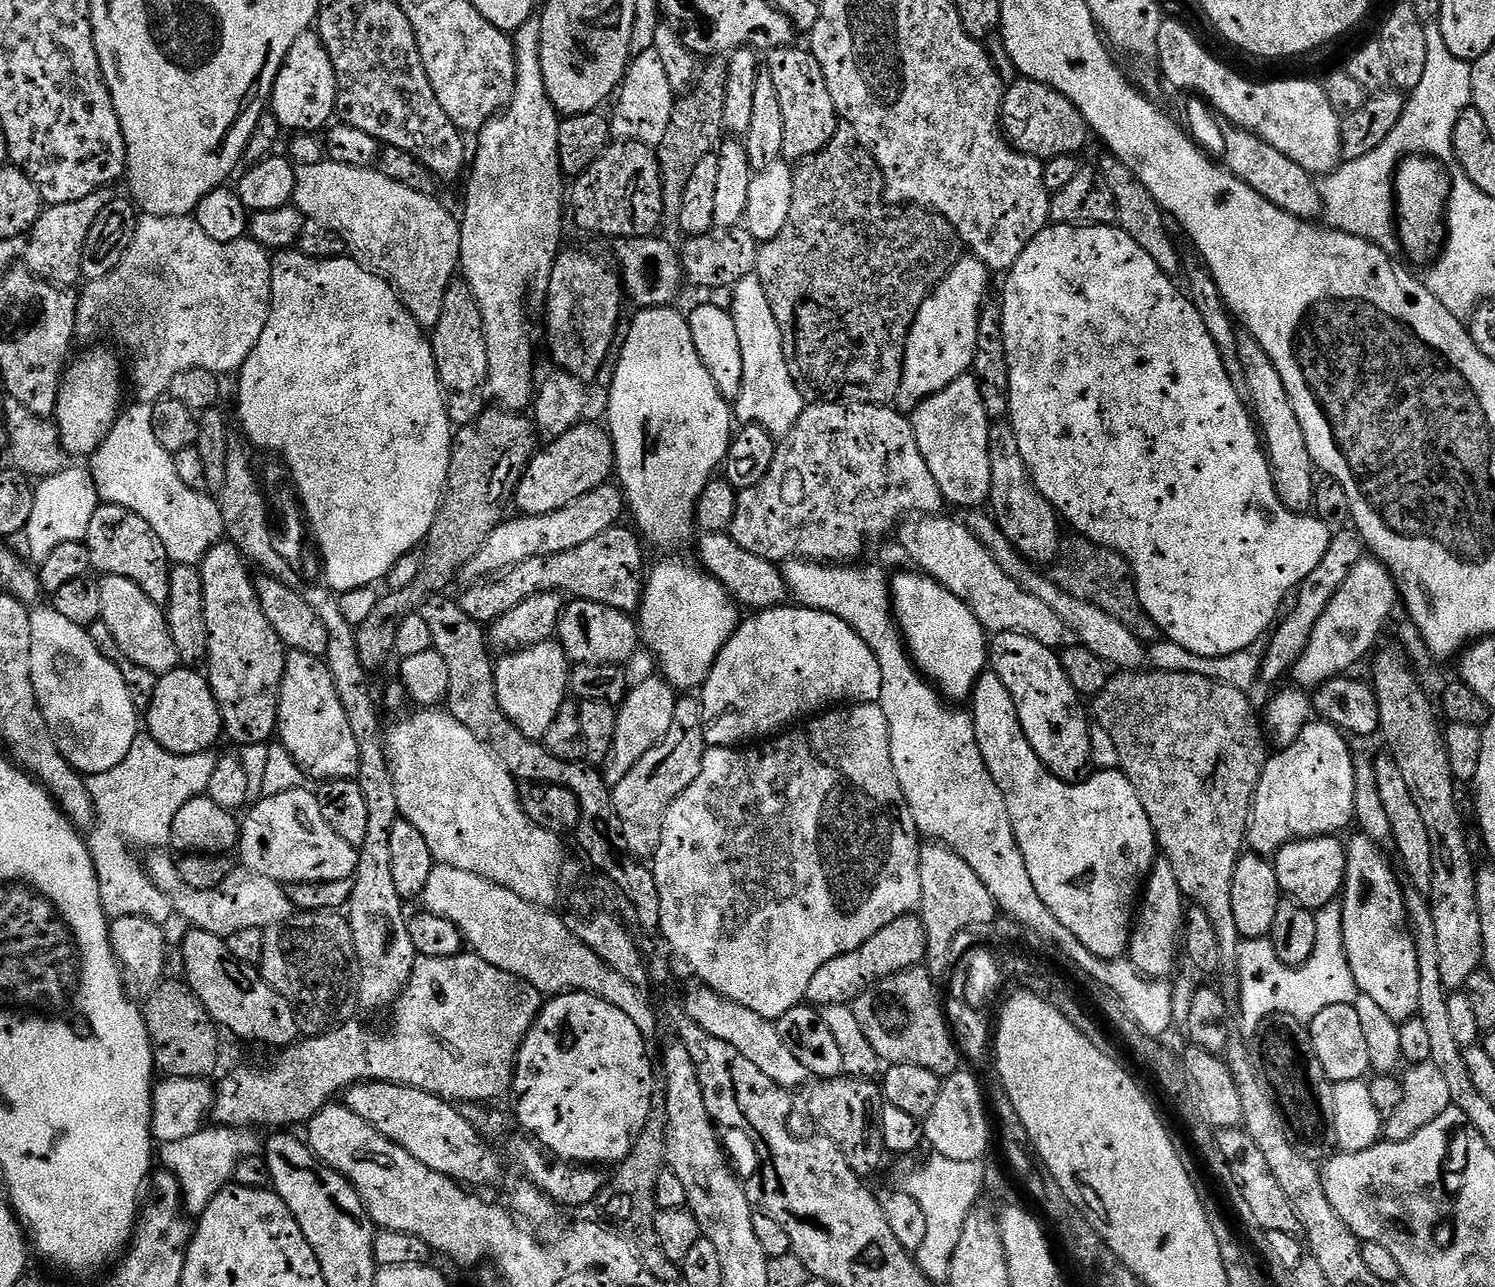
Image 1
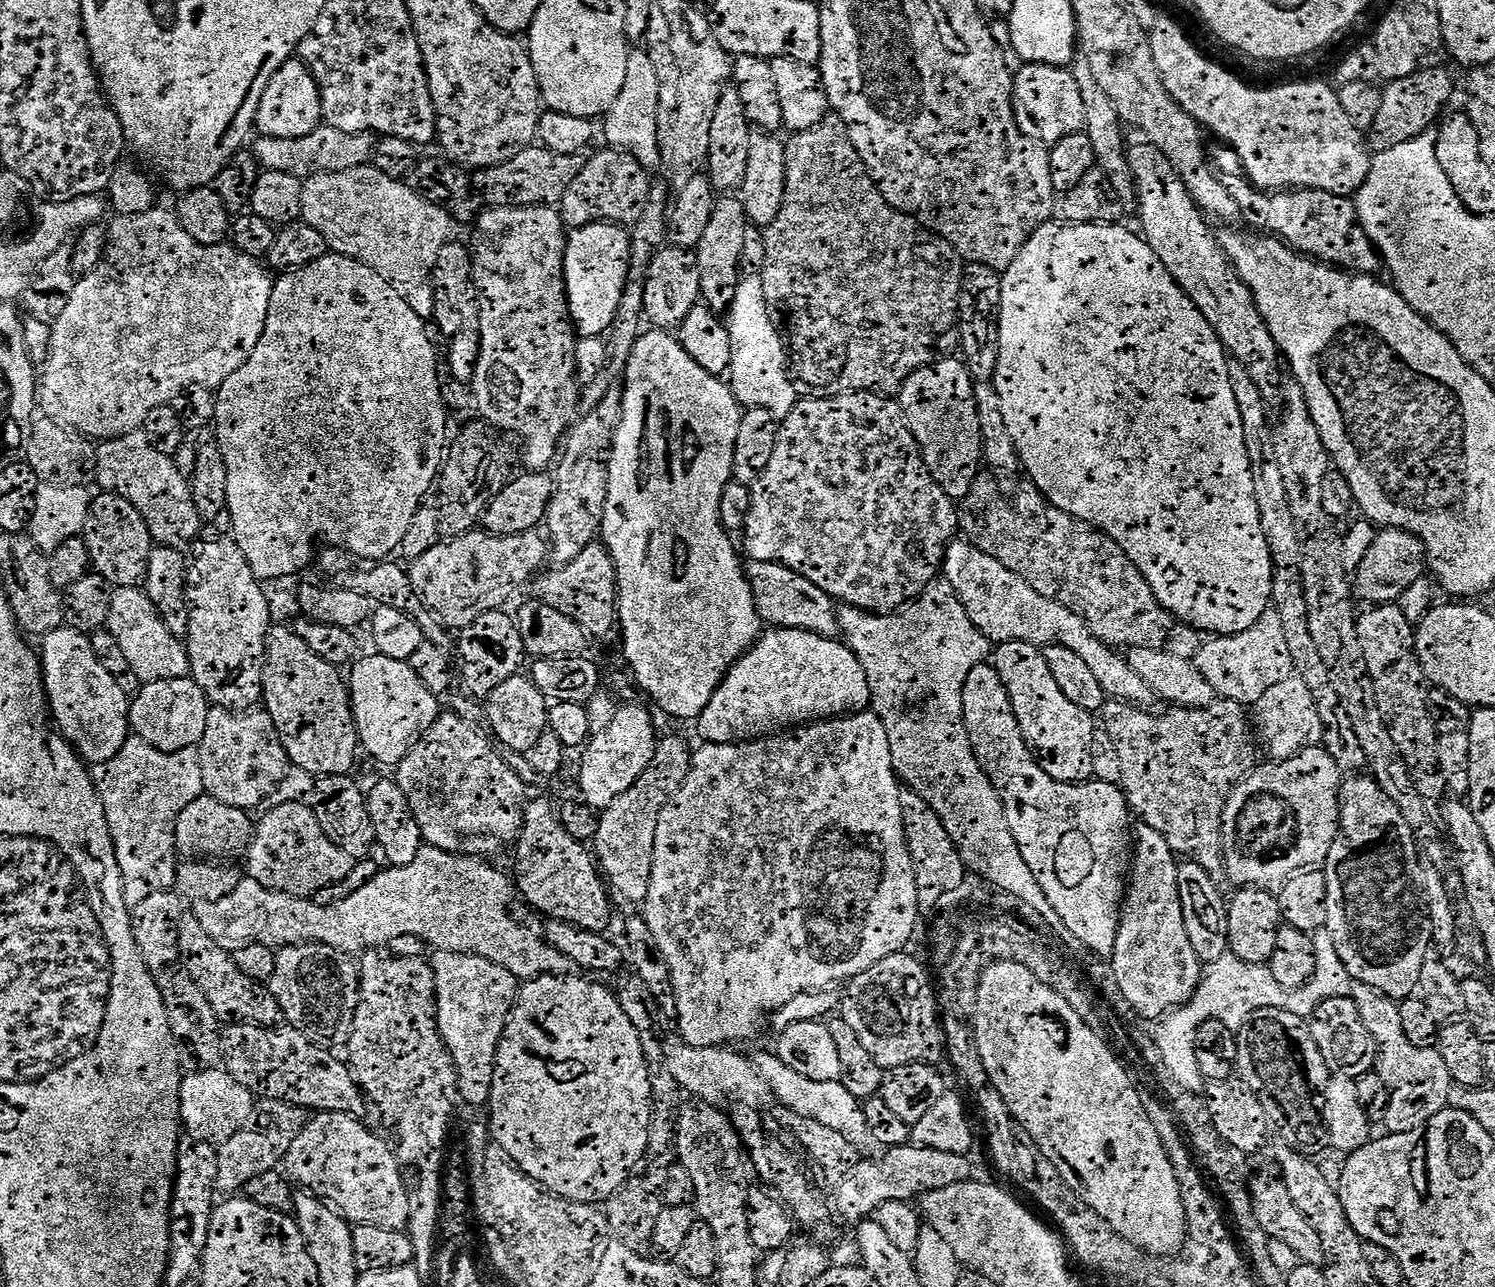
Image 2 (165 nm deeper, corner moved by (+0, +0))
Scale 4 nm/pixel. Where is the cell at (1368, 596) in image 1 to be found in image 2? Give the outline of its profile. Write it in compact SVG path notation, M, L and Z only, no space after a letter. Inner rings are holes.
M1386 528L1377 531L1374 543L1370 546L1370 550L1366 550L1366 558L1362 558L1362 562L1356 568L1354 579L1356 579L1356 592L1365 600L1365 605L1375 606L1377 604L1394 604L1399 601L1402 594L1406 594L1406 590L1410 590L1410 586L1414 586L1414 582L1422 579L1426 572L1426 557L1424 554L1424 543L1414 534L1403 532L1397 528Z

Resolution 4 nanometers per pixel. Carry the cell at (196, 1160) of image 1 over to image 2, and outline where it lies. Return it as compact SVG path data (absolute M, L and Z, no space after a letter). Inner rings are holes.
M279 1102L273 1103L271 1108L268 1121L260 1129L245 1126L215 1149L214 1188L217 1193L239 1193L250 1178L273 1171L283 1161L286 1150L290 1150L290 1142L298 1138L306 1123L305 1109Z

